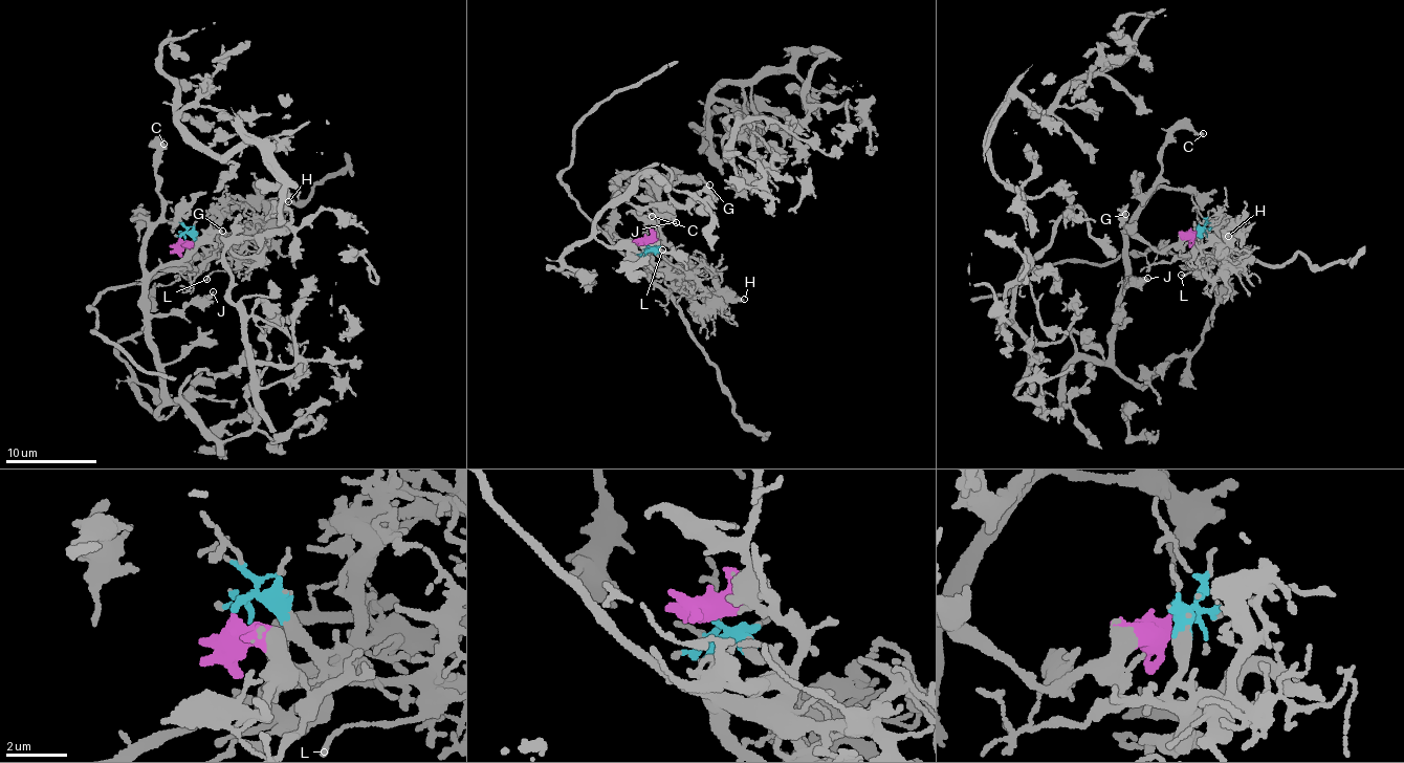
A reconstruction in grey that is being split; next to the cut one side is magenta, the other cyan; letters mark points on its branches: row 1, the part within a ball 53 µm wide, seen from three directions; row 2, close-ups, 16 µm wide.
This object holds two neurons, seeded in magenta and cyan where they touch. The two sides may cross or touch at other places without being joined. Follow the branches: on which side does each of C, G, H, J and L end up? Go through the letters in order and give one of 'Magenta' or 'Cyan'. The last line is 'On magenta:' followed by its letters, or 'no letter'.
C: Magenta
G: Magenta
H: Cyan
J: Magenta
L: Cyan
On magenta: C, G, J

